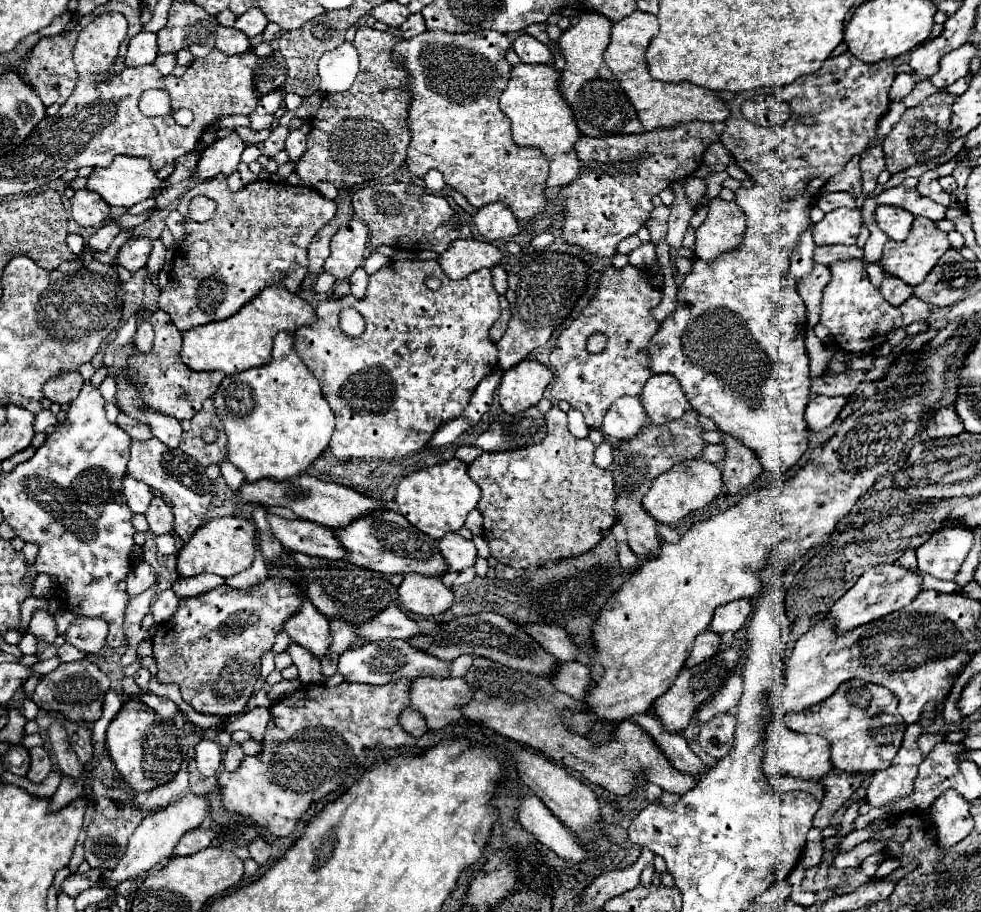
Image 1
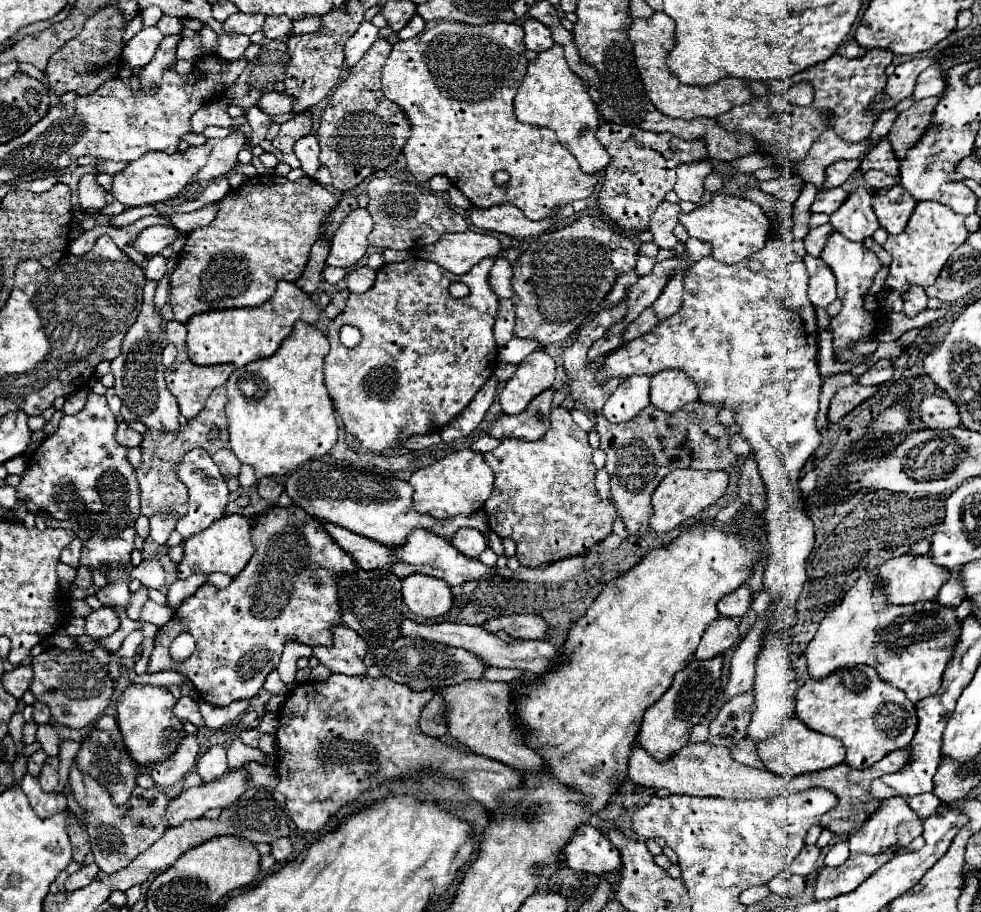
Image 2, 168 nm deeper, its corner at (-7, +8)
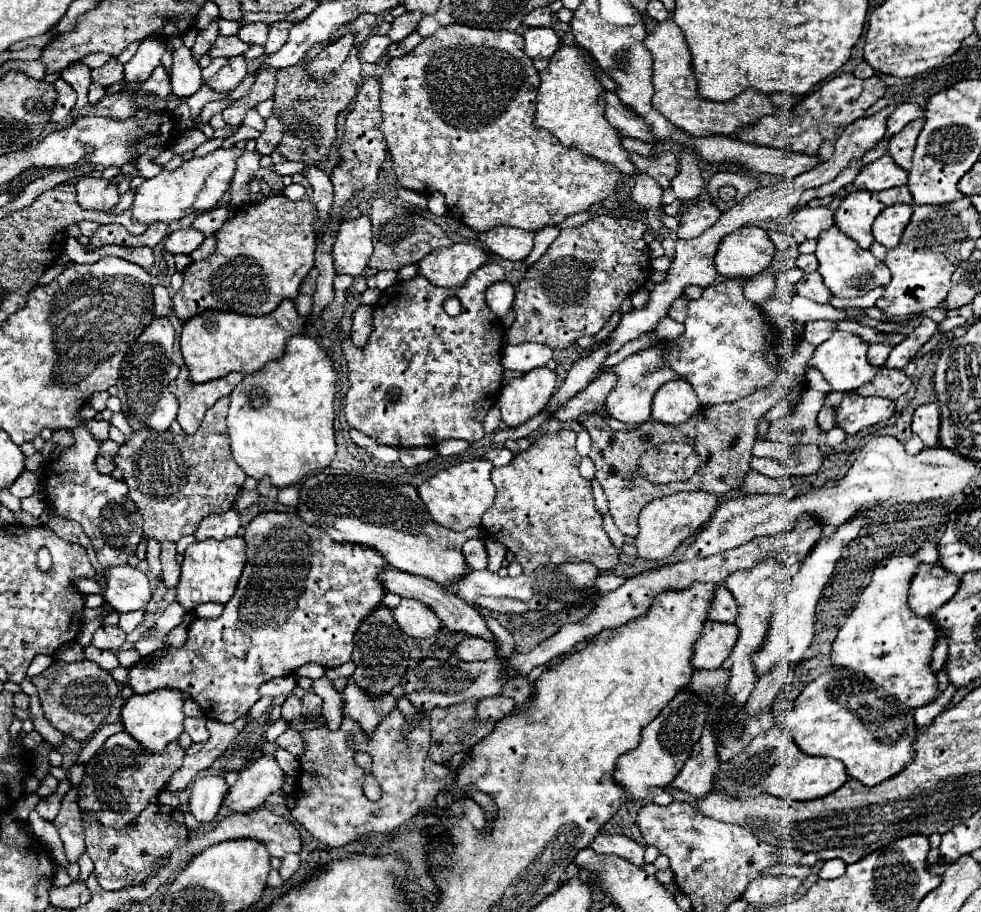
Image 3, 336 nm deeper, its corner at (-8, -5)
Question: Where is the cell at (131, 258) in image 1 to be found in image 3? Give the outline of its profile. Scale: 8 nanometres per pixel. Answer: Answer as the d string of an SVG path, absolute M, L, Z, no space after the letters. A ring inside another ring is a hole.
M180 229L180 231L172 231L164 243L162 243L162 249L164 253L170 253L170 255L188 255L192 253L200 243L204 241L204 235L196 229Z

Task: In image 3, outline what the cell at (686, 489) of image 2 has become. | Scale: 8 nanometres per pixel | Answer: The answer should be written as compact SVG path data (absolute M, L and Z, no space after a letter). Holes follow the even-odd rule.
M688 491L688 493L672 493L658 501L648 503L640 513L640 533L636 537L638 555L642 559L664 559L674 553L674 549L688 539L690 535L698 533L712 517L720 503L720 497L706 491Z

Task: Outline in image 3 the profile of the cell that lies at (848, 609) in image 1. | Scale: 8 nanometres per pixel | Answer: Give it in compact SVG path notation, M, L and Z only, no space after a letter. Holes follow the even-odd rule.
M938 563L920 565L910 581L910 609L920 617L930 617L938 607L954 597L958 585L960 577L946 573Z

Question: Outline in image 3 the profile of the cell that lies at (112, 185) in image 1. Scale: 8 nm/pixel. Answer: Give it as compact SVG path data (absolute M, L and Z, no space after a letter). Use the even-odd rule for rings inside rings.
M238 147L230 149L216 149L204 157L194 157L190 161L184 161L178 169L174 171L160 171L156 177L146 179L134 195L134 203L130 207L132 211L132 221L134 223L152 223L152 221L162 221L162 223L172 223L178 221L194 211L206 211L214 209L222 195L228 191L230 181L236 173L236 159L244 151Z

